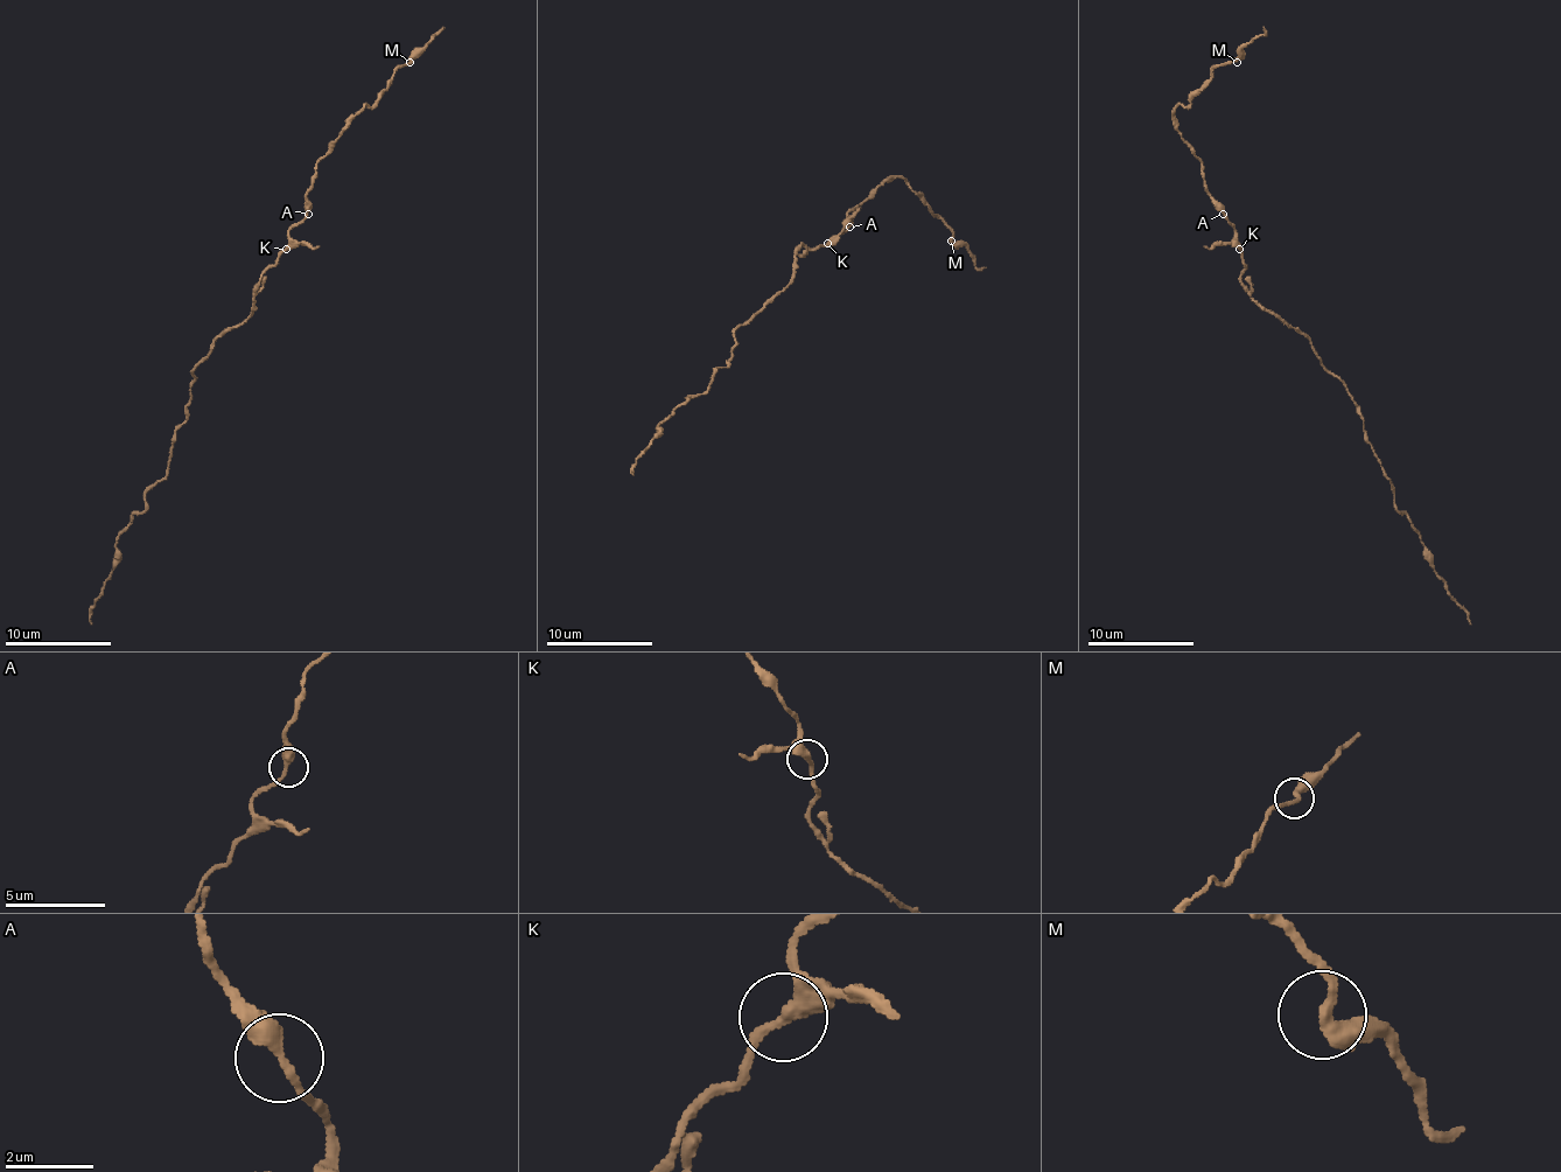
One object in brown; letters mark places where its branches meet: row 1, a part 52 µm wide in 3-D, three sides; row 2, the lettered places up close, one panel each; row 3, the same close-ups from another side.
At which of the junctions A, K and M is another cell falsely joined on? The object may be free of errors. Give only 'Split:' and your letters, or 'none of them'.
Split: none of them

